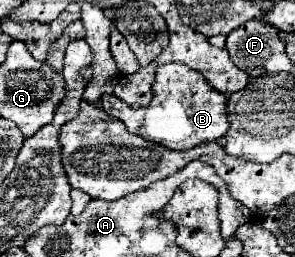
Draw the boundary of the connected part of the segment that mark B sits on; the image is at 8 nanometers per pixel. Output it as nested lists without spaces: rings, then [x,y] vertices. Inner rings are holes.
[[[181,63],[162,65],[157,68],[152,89],[153,98],[147,107],[133,110],[121,99],[115,99],[113,93],[103,95],[101,107],[107,113],[111,113],[111,117],[123,121],[129,133],[139,135],[143,139],[151,139],[153,143],[159,143],[173,151],[189,151],[191,147],[197,147],[199,143],[205,141],[221,141],[221,137],[227,133],[229,129],[229,121],[225,115],[227,97],[207,87],[201,73]],[[185,75],[189,75],[189,99]]]

